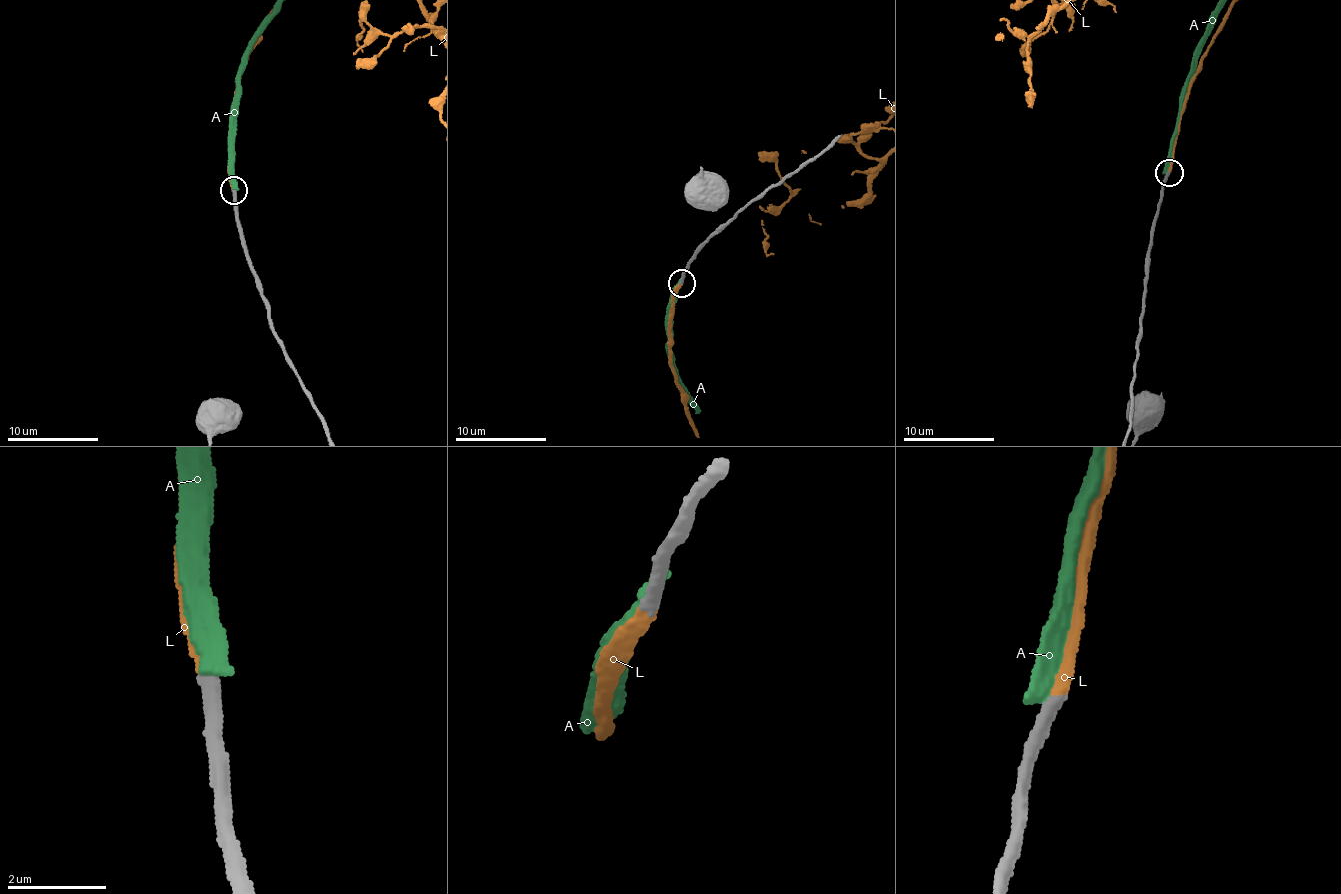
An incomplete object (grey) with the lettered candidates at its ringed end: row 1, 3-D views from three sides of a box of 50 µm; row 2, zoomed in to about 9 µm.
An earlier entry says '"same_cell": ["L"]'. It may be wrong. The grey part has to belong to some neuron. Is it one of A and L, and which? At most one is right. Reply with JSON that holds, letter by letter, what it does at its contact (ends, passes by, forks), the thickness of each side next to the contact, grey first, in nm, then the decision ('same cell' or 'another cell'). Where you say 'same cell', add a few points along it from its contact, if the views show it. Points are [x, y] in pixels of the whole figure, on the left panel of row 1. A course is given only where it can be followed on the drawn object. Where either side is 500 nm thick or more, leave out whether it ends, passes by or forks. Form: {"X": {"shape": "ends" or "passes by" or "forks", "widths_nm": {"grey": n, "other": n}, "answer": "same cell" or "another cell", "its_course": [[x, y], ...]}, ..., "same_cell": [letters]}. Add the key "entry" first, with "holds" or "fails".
{"entry": "holds", "A": {"shape": "ends", "widths_nm": {"grey": 300, "other": 400}, "answer": "another cell"}, "L": {"shape": "ends", "widths_nm": {"grey": 280, "other": 280}, "answer": "same cell"}, "same_cell": ["L"]}

